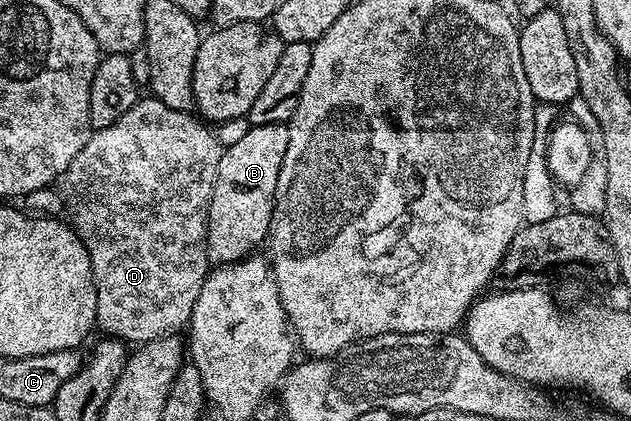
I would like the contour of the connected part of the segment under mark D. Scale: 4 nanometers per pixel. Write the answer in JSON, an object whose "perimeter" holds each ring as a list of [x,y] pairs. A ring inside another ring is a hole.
{"perimeter":[[[141,97],[135,102],[133,109],[129,109],[129,113],[125,113],[120,119],[113,121],[113,125],[92,130],[89,141],[85,141],[85,149],[81,149],[81,153],[77,153],[77,157],[73,157],[73,161],[63,172],[61,194],[65,204],[65,215],[69,220],[69,225],[77,233],[77,237],[83,242],[89,253],[95,292],[97,293],[95,327],[98,330],[103,330],[104,336],[122,339],[128,345],[142,345],[154,339],[160,339],[162,335],[182,332],[182,327],[184,330],[190,324],[193,305],[197,305],[197,293],[201,293],[201,285],[209,274],[207,210],[213,193],[213,181],[217,177],[217,165],[221,161],[223,153],[224,148],[220,144],[218,134],[206,122],[200,121],[194,114],[169,109],[169,105],[165,105],[157,98]]]}

